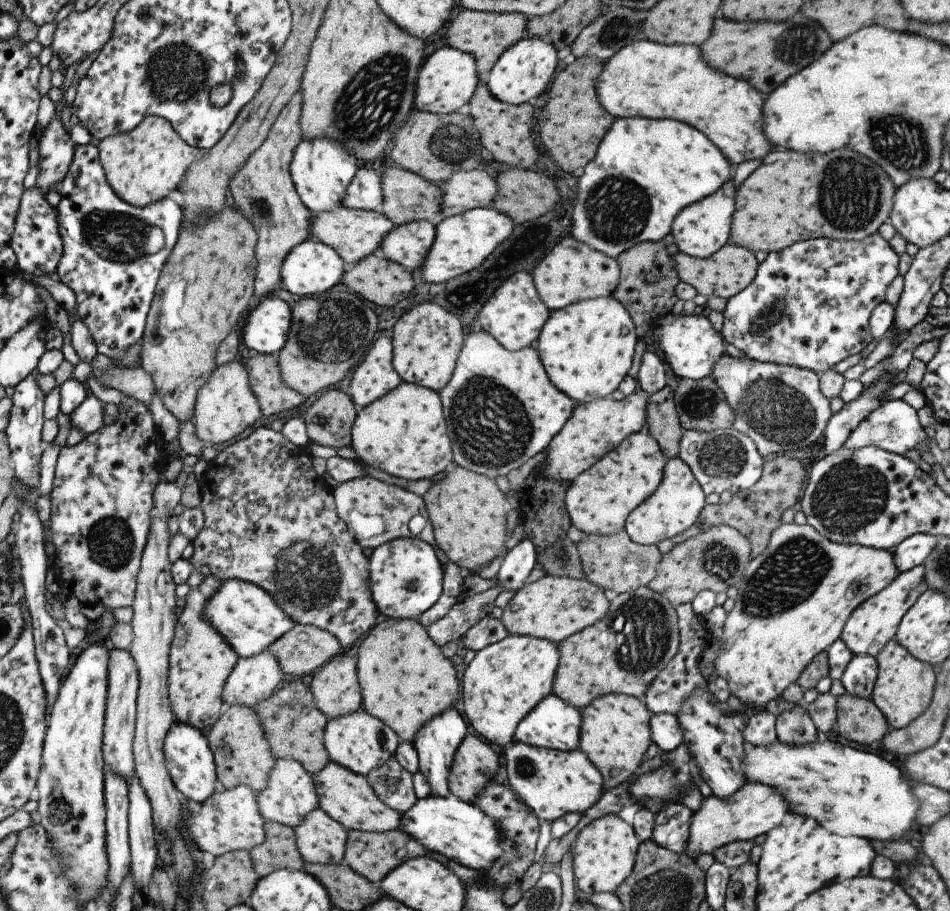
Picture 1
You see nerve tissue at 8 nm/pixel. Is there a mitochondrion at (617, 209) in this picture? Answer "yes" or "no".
yes

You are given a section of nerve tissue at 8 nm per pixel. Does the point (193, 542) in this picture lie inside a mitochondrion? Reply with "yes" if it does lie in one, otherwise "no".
no

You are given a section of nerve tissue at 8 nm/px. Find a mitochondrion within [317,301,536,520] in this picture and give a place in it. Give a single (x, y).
(491, 427)

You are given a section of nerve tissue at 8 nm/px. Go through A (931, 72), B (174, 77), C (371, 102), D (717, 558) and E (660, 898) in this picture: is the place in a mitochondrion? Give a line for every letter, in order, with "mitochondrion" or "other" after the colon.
A: other
B: mitochondrion
C: mitochondrion
D: mitochondrion
E: mitochondrion

